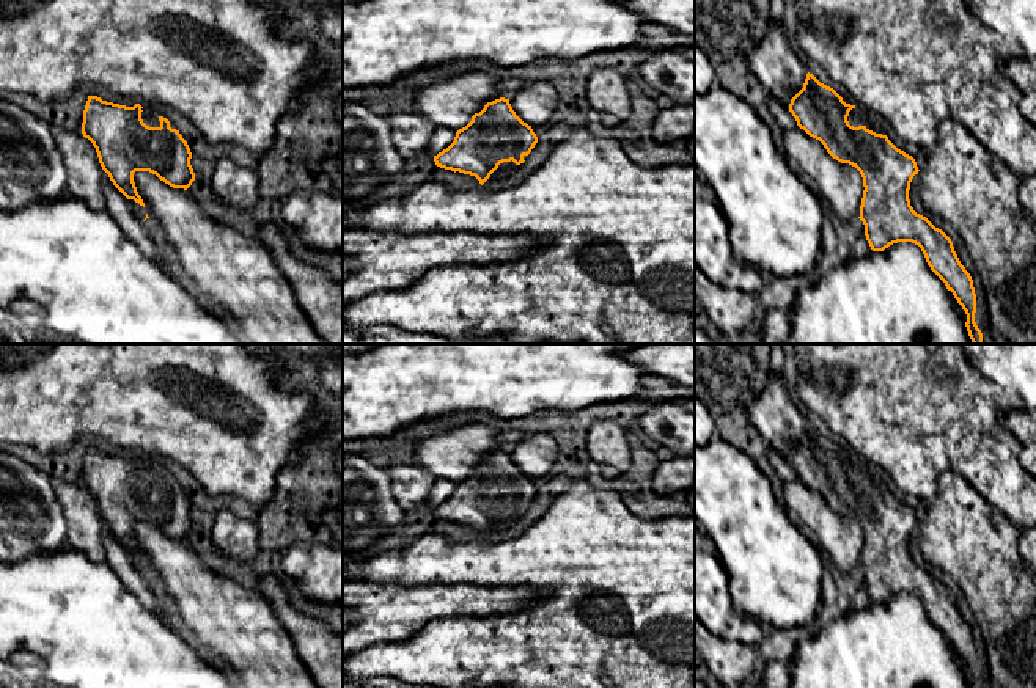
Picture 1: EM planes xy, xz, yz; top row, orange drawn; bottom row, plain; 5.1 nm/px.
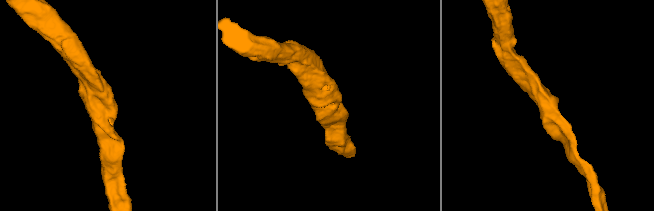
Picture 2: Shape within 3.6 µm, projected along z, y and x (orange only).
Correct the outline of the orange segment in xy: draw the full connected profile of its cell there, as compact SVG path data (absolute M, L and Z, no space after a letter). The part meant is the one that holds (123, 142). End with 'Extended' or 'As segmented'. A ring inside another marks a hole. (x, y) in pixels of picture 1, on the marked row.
M88 96L82 134L96 148L99 163L113 185L127 198L145 207L134 182L135 171L149 171L173 188L187 190L195 181L190 165L192 152L179 130L163 116L143 112L140 104L126 107Z. Extended

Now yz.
M810 72L803 88L791 99L789 112L797 126L819 140L833 159L860 171L865 190L858 218L865 225L865 236L871 250L884 251L898 242L918 245L931 270L945 283L965 311L965 327L972 342L983 344L983 333L975 322L976 294L970 273L961 264L951 239L910 206L910 182L920 171L915 159L898 149L887 135L876 134L855 105L846 104L833 88L821 83Z. Extended

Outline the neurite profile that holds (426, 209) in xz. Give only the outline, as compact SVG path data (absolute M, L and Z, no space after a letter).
M572 127L571 135L552 148L546 162L516 187L490 193L483 185L456 190L439 181L426 181L407 195L346 210L343 228L404 234L473 231L552 239L549 247L516 261L434 267L407 289L366 295L343 306L343 327L347 328L391 325L445 339L500 335L524 344L695 344L695 165L638 165L623 149L619 138L596 137L588 127Z

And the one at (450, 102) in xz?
M472 66L459 71L457 75L434 80L413 94L418 115L437 127L456 132L465 127L487 102L509 97L509 93L497 88L494 75Z

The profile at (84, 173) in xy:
M53 124L50 129L66 168L66 193L93 210L104 210L102 167L96 148L82 132L63 130Z

